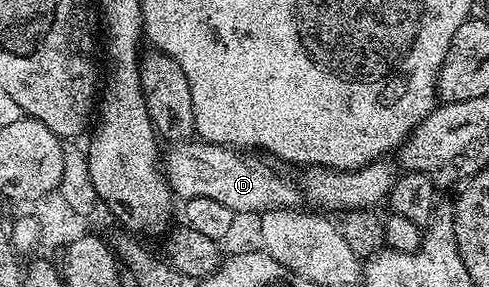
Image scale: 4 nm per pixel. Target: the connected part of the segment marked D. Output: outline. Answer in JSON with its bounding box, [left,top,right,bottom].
[163,141,303,216]

